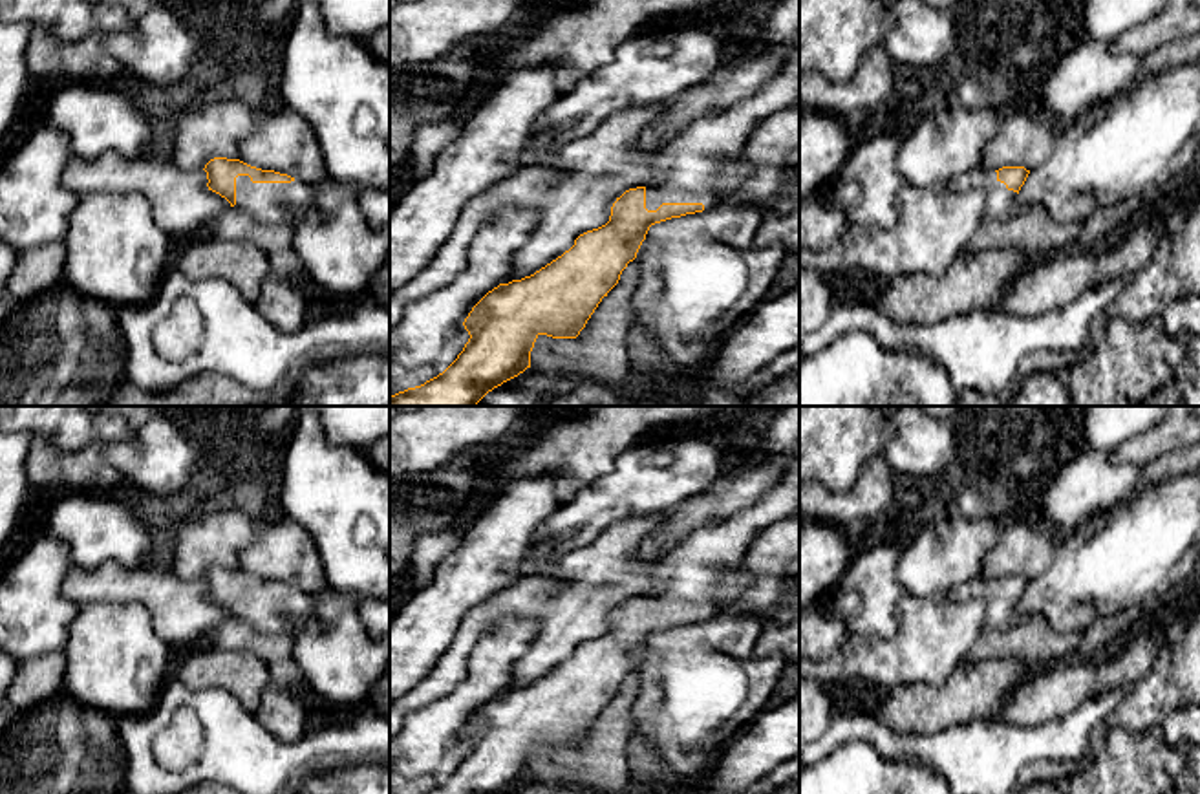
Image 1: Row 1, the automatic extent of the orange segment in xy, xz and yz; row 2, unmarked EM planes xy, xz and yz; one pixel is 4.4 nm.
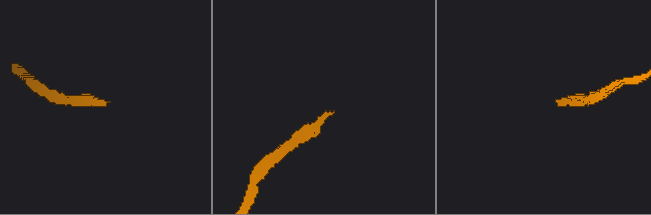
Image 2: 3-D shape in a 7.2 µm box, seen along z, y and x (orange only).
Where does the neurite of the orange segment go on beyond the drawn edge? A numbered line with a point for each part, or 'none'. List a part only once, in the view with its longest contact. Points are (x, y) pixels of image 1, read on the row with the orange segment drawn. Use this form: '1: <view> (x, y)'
1: xy (284, 203)

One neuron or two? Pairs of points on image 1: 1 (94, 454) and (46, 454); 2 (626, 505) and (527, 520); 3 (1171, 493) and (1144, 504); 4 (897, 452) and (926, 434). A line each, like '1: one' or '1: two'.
1: one
2: two
3: one
4: one

